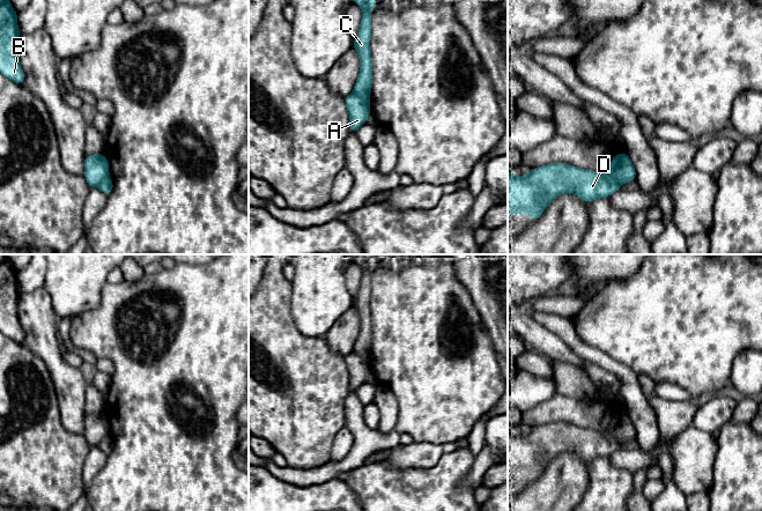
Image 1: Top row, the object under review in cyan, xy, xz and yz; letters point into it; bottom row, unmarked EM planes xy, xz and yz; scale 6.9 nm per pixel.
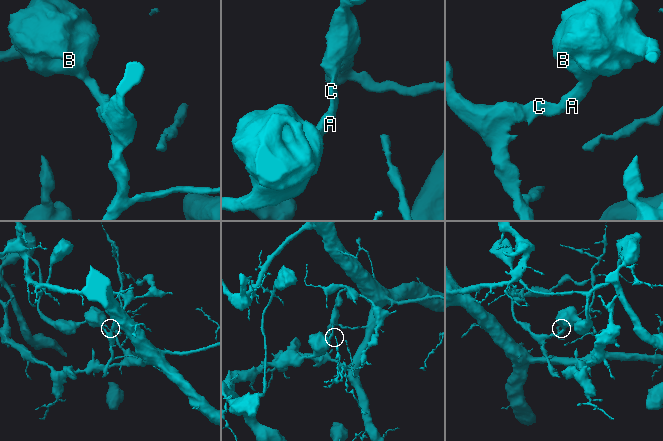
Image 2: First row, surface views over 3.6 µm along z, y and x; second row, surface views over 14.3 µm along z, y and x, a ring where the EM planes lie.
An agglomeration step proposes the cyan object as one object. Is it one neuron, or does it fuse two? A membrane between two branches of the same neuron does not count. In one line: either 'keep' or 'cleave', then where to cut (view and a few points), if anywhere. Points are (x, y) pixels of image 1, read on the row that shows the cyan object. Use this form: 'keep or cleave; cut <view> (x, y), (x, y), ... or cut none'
cleave; cut xz (353, 91), (368, 103)

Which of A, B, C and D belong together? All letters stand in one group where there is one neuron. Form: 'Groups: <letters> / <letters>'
Groups: A B / C D

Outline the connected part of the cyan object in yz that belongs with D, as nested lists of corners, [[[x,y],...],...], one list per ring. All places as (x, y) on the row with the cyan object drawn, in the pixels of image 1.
[[[563,162],[537,168],[525,176],[508,171],[508,215],[530,214],[535,222],[560,194],[572,192],[582,201],[606,198],[620,188],[606,172],[583,170]]]

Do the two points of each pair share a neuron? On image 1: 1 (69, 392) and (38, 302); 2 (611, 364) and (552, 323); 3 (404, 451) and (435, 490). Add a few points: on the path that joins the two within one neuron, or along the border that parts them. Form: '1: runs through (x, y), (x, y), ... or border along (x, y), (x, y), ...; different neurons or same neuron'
1: runs through (59, 370), (41, 337), (39, 324); same neuron
2: runs through (596, 356), (582, 349), (567, 334); same neuron
3: border along (442, 457), (430, 467), (389, 467); different neurons

